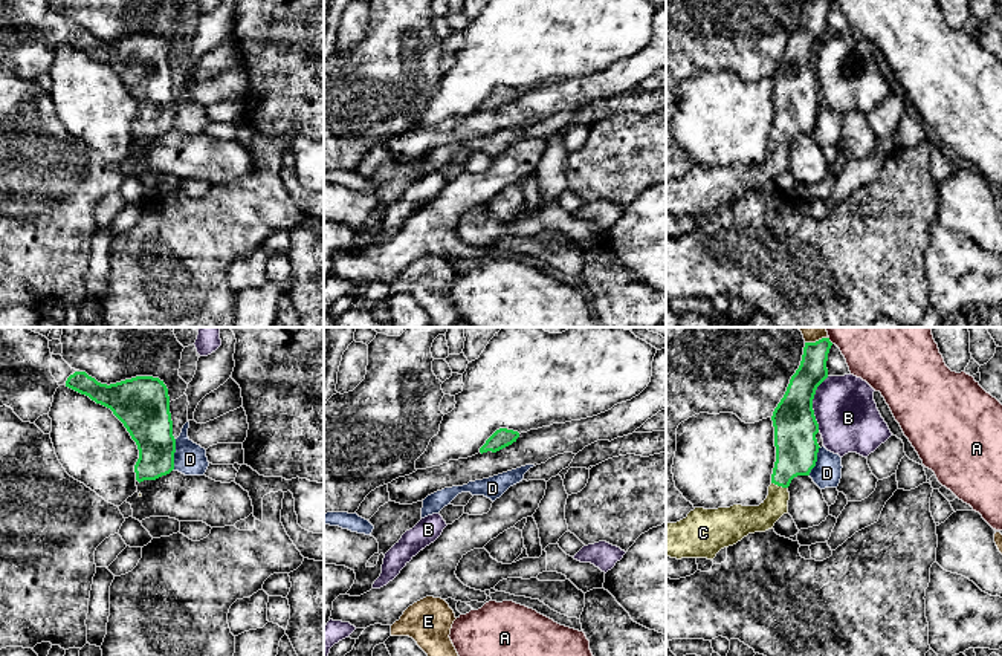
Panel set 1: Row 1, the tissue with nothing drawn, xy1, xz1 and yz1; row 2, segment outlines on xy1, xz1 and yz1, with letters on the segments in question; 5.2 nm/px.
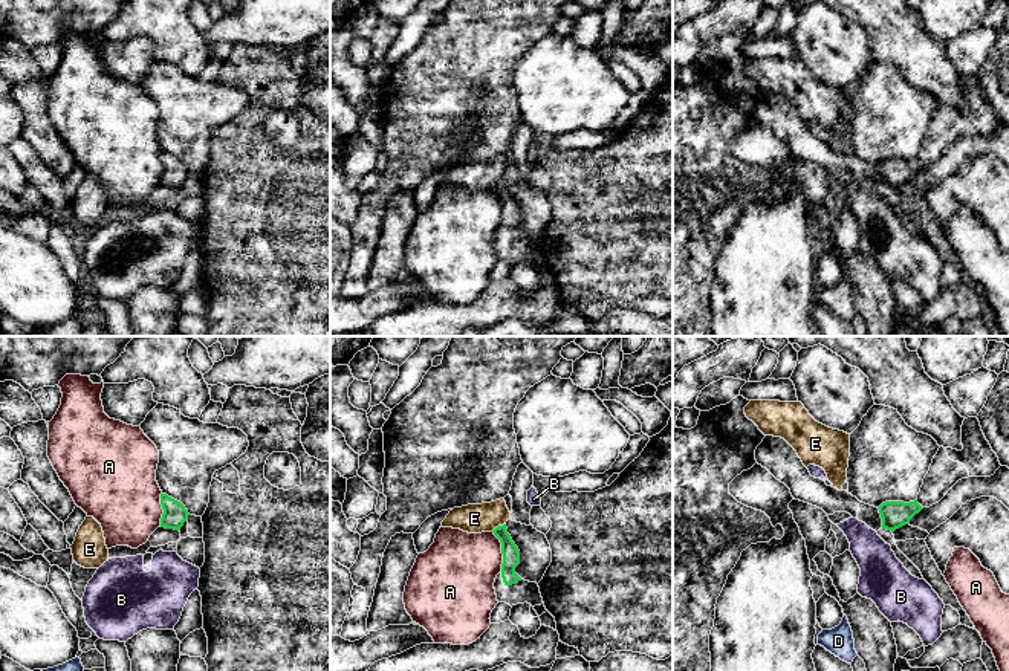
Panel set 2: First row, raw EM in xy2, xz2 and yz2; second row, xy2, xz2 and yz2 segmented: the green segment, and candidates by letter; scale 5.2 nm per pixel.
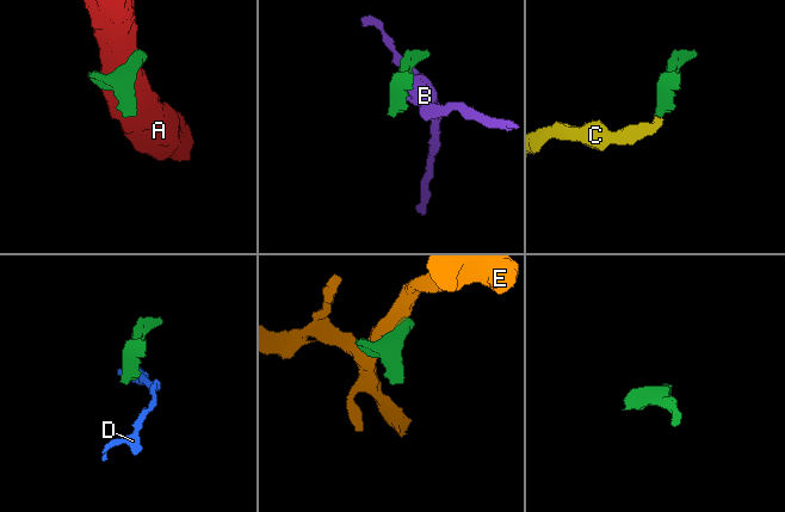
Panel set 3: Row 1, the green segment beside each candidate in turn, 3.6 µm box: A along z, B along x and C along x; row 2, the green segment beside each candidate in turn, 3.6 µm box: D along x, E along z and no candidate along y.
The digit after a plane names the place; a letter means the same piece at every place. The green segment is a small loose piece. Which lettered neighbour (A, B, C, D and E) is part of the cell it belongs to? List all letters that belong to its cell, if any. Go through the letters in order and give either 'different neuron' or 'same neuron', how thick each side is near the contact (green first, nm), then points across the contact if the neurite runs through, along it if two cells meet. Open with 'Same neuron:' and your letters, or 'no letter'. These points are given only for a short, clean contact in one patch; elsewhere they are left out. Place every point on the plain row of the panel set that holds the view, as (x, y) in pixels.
Same neuron: C
A: different neuron; 100 nm thick on the green side, 400 nm on the other; border along xz2 (493, 188), (500, 200), (502, 228)
B: different neuron; 220 nm thick on the green side, 320 nm on the other
C: same neuron; 220 nm thick on the green side, 140 nm on the other; runs through yz1 (796, 104), (796, 112), (779, 142), (778, 155), (747, 178)
D: different neuron; 240 nm thick on the green side, 170 nm on the other; border along xy1 (176, 97), (173, 126)
E: different neuron; 100 nm thick on the green side, 160 nm on the other; border along xz2 (505, 181), (491, 188)

